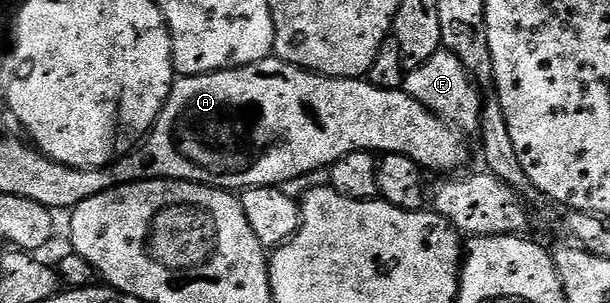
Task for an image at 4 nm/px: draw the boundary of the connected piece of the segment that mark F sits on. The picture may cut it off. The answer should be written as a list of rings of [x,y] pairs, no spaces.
[[[439,51],[424,64],[411,68],[407,72],[404,91],[412,99],[416,99],[425,109],[441,117],[451,126],[457,127],[463,134],[477,134],[482,123],[483,94],[470,72],[456,59],[456,55]]]

